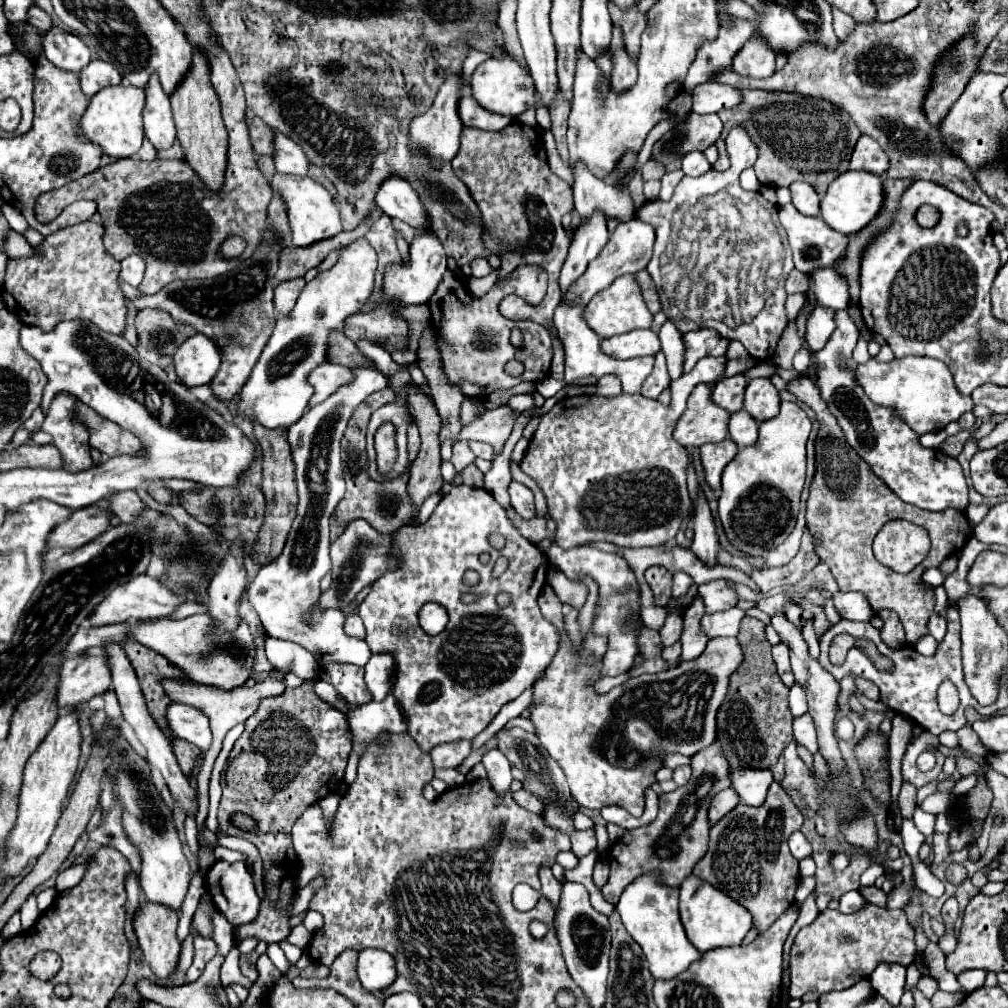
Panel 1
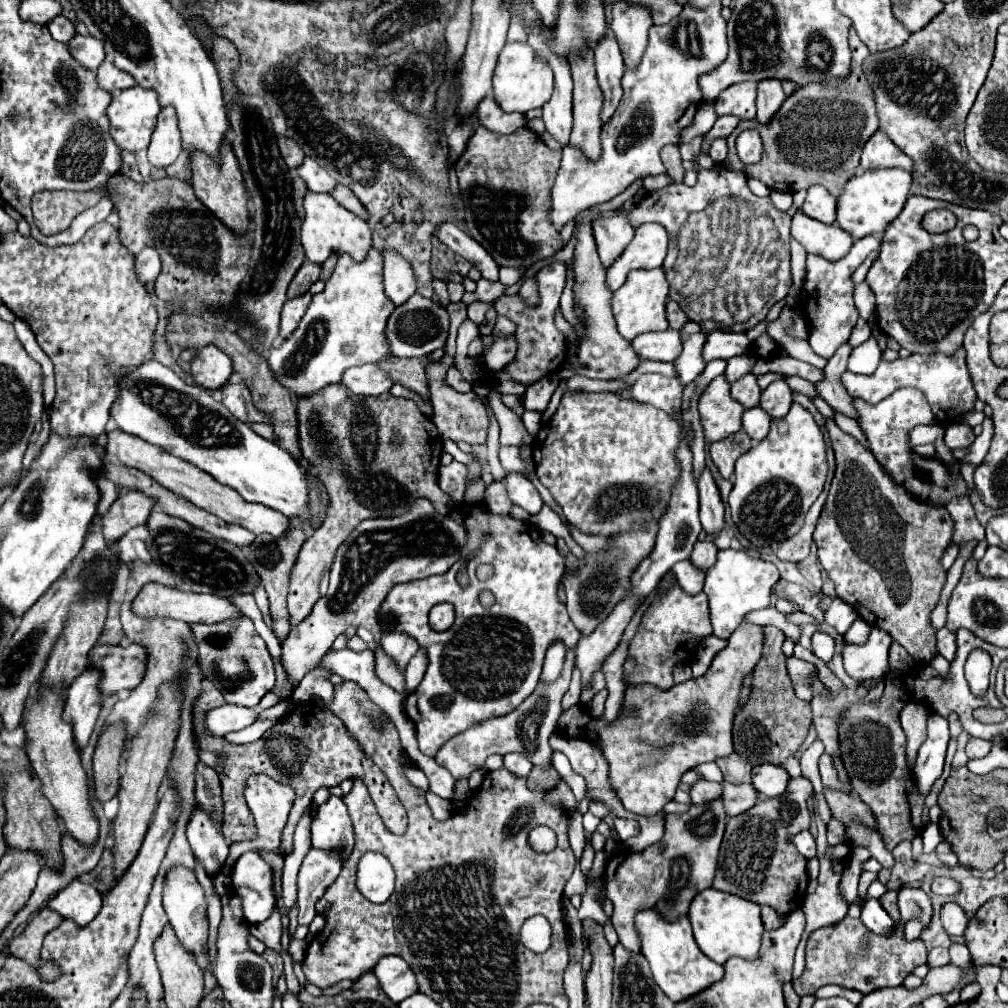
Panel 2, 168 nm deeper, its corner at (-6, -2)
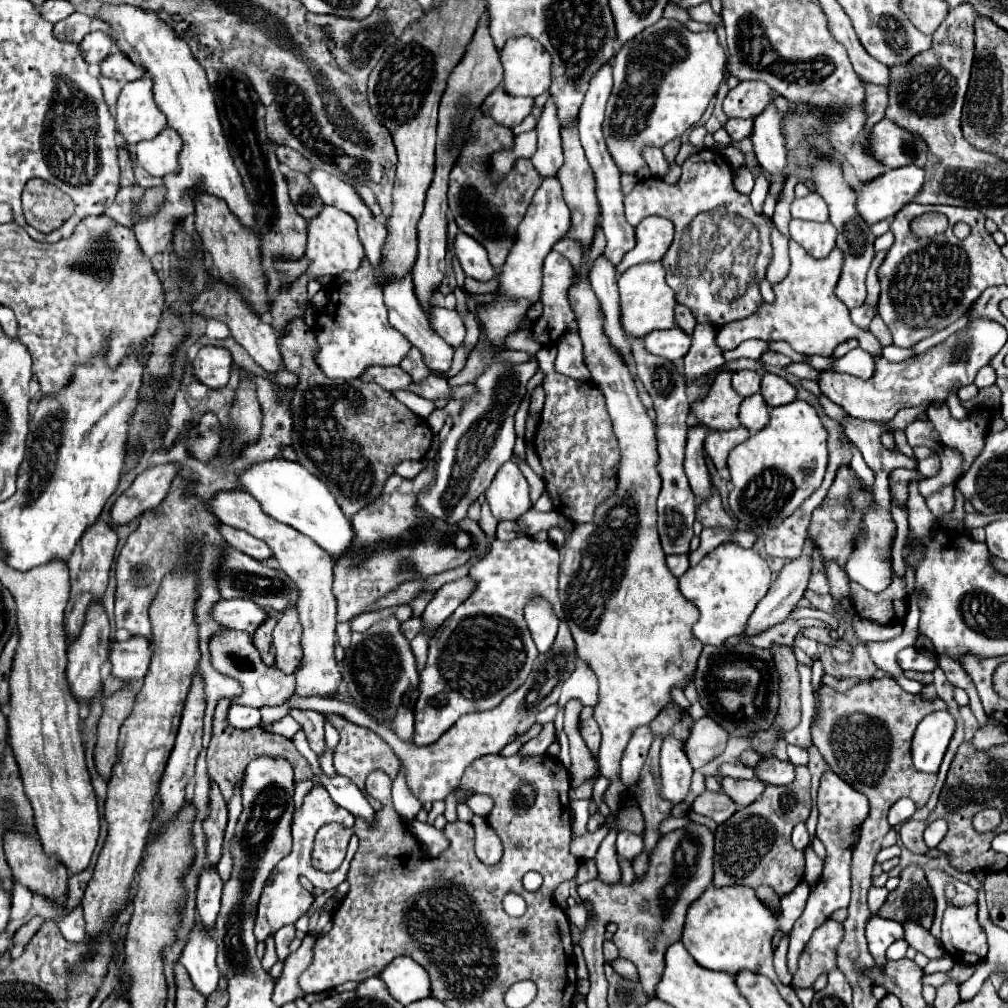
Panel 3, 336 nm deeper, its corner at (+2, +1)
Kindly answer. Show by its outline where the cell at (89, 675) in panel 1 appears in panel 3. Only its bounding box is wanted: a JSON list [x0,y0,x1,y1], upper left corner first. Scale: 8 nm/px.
[110,637,150,681]

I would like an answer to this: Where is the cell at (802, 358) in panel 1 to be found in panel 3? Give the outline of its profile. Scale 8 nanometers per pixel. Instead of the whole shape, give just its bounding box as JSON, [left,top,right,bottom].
[816,319,1006,421]

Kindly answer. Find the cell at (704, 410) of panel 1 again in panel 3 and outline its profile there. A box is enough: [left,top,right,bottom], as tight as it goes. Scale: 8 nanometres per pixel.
[692,371,742,431]

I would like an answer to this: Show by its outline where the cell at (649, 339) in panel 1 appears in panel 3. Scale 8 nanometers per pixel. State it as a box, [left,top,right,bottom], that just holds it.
[642,327,690,361]

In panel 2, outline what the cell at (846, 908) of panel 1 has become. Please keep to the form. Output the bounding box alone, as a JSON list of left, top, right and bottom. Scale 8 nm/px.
[862,898,896,936]

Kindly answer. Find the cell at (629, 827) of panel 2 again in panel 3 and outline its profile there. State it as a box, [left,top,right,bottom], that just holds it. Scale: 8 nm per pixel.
[616,831,644,859]

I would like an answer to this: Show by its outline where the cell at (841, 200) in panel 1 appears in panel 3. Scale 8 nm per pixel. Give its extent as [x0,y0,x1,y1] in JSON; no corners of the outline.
[856,167,924,223]

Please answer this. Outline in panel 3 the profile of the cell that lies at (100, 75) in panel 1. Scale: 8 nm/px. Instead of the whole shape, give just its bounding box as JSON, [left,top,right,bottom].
[100,49,144,83]

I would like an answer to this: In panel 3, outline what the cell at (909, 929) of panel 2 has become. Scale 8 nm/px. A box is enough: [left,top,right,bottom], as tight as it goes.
[886,939,908,959]

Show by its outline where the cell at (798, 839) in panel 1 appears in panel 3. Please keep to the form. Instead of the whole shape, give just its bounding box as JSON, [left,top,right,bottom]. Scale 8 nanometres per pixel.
[792,823,810,849]

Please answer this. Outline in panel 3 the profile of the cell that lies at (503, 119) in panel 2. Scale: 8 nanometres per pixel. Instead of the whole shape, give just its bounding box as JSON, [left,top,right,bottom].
[482,89,534,127]

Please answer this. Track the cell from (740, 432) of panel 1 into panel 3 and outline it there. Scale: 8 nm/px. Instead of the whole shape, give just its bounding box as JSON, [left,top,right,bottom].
[740,393,768,433]

